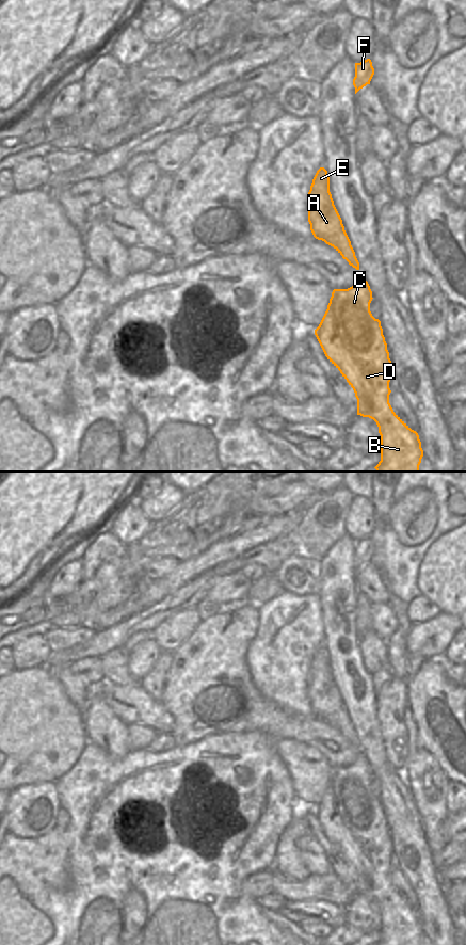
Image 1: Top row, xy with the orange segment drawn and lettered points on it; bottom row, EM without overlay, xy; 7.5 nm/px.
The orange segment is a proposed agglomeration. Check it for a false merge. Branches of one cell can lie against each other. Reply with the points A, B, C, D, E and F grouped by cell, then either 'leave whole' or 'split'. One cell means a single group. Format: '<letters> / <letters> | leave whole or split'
A E F / B C D | split

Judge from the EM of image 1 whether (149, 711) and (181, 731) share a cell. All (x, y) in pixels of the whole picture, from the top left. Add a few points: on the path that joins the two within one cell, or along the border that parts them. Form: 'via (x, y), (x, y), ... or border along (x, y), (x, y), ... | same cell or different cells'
border along (162, 704), (173, 719), (173, 729), (170, 733) | different cells

